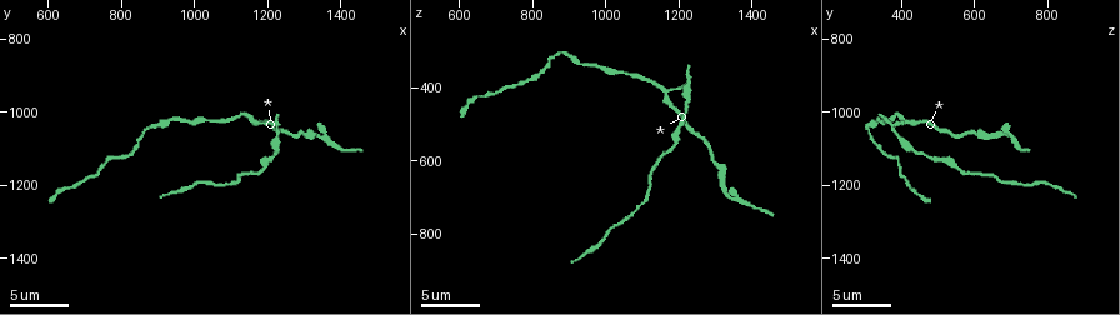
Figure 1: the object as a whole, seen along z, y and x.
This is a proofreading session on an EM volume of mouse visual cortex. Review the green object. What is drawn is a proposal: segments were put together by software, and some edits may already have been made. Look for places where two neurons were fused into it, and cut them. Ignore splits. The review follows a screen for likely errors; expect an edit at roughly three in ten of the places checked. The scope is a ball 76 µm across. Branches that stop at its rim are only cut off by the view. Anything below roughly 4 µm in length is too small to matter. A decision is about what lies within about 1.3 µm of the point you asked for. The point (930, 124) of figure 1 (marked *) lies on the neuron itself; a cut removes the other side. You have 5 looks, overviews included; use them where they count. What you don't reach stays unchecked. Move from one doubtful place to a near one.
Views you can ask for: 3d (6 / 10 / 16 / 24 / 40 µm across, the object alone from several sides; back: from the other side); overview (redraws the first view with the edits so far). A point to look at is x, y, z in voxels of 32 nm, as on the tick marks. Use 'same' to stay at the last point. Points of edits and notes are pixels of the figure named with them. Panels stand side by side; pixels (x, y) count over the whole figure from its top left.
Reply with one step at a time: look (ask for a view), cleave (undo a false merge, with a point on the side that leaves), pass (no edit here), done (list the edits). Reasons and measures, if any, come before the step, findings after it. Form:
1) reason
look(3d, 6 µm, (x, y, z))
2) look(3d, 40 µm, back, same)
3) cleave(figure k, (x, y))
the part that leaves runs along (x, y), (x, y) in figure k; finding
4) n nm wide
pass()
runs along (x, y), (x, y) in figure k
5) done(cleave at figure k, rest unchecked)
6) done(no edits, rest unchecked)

sudden change in width
look(3d, 10 µm, (1290, 1050, 590))

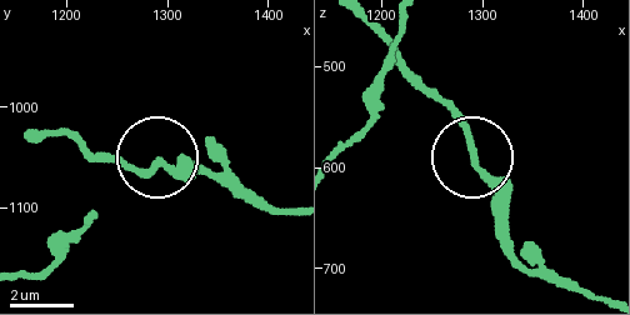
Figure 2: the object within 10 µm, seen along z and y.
pass()
one neuron here

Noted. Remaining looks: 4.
sudden change in width
look(3d, 10 µm, (1220, 1060, 380))

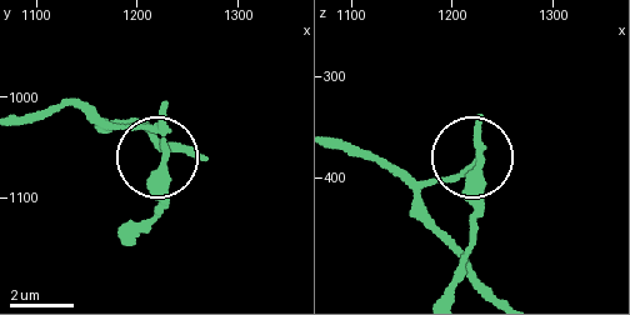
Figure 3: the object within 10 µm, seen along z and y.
3 arms
cleave(figure 3, (155, 171))
a second neuron is stuck on

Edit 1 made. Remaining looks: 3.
calibre changes
look(3d, 6 µm, (880, 1050, 310))

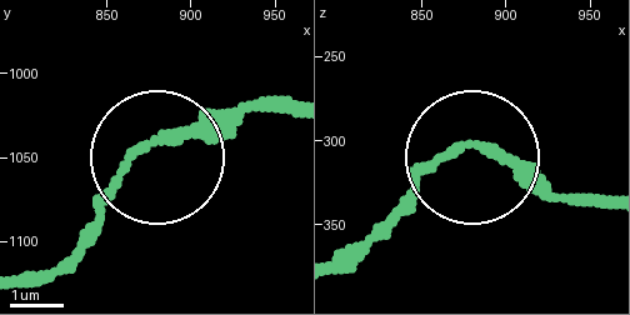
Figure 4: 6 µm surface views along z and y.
look(3d, 6 µm, back, (884, 1042, 304))

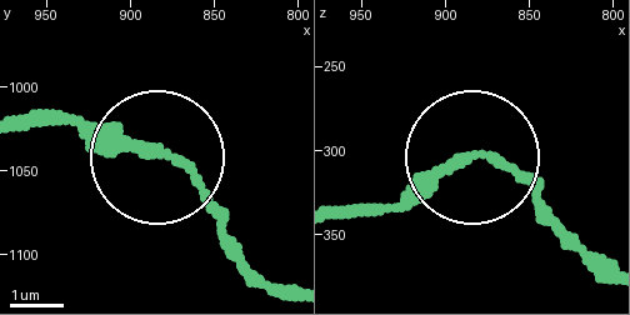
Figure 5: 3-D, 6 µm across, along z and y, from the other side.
170 nm wide
cleave(figure 5, (221, 218))
the part that leaves runs along (178, 158), (231, 248), (285, 288) in figure 5; a second neuron is stuck on

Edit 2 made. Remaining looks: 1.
done(cleave at figure 3, cleave at figure 5, rest unchecked)

